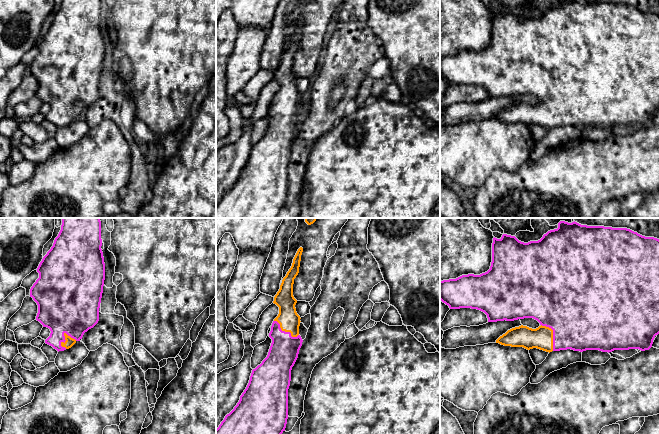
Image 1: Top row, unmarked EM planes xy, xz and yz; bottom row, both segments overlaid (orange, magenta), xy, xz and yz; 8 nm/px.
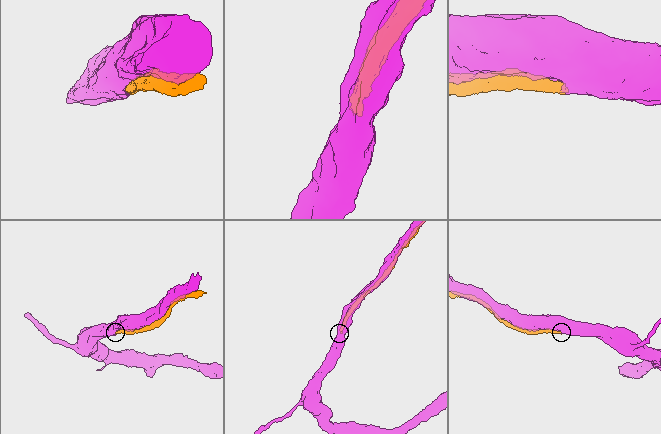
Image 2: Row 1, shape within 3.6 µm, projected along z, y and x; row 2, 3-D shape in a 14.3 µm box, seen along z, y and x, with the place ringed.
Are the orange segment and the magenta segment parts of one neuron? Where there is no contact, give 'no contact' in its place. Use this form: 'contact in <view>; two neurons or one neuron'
contact in xy; one neuron

